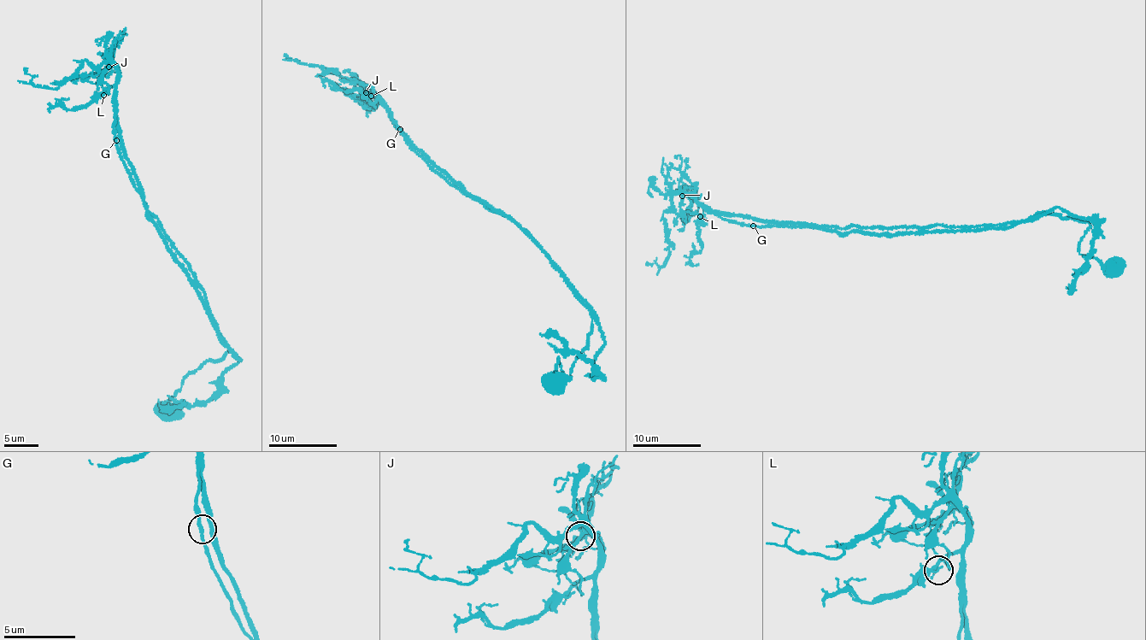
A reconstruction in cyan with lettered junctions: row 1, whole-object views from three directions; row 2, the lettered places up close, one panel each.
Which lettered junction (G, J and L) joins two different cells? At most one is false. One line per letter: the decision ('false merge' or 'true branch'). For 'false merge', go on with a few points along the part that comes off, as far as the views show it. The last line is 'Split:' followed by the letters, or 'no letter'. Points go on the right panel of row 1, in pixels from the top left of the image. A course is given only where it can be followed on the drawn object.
G: true branch
J: true branch
L: true branch
Split: no letter

